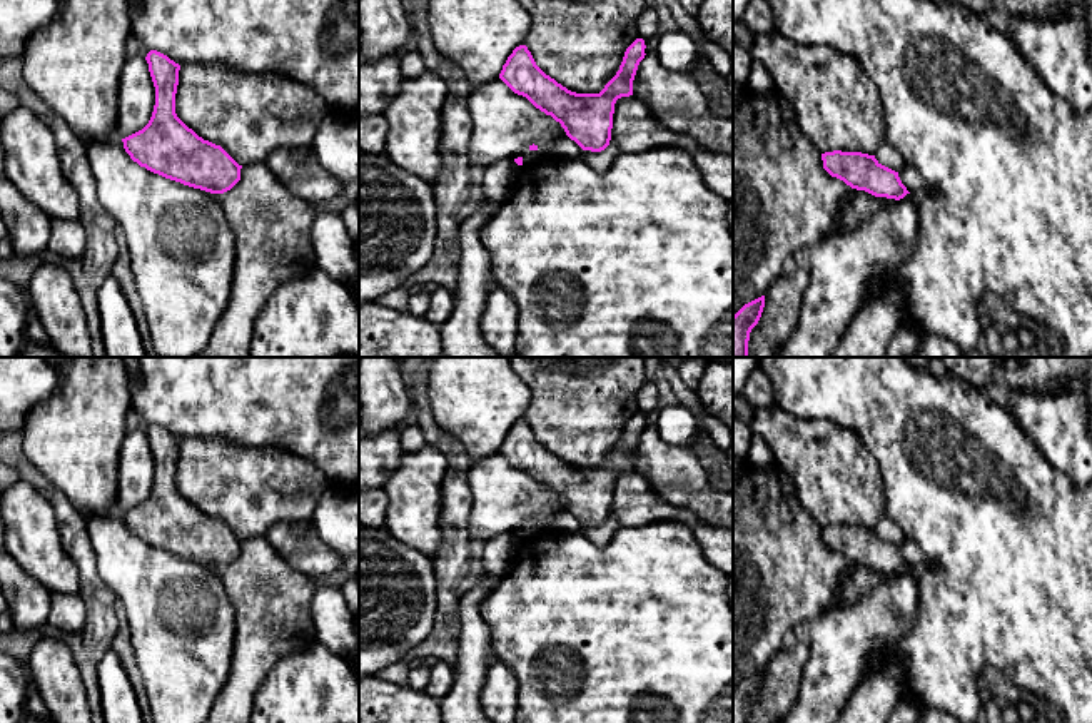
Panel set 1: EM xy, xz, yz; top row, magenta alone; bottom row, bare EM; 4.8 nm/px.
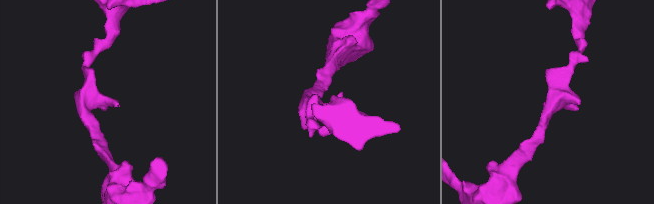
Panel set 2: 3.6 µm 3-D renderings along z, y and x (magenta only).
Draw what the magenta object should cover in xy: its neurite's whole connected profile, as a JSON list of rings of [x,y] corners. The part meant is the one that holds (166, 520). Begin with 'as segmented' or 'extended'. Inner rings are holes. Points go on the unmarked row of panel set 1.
as segmented | [[[150,424],[145,431],[155,461],[149,498],[122,513],[125,526],[147,544],[210,568],[224,568],[240,554],[239,539],[220,519],[199,511],[175,488],[180,439]]]

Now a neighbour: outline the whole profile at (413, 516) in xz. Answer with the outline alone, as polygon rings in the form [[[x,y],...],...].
[[[431,444],[402,453],[397,468],[387,476],[386,529],[402,544],[432,558],[439,549],[441,488],[449,464]]]

